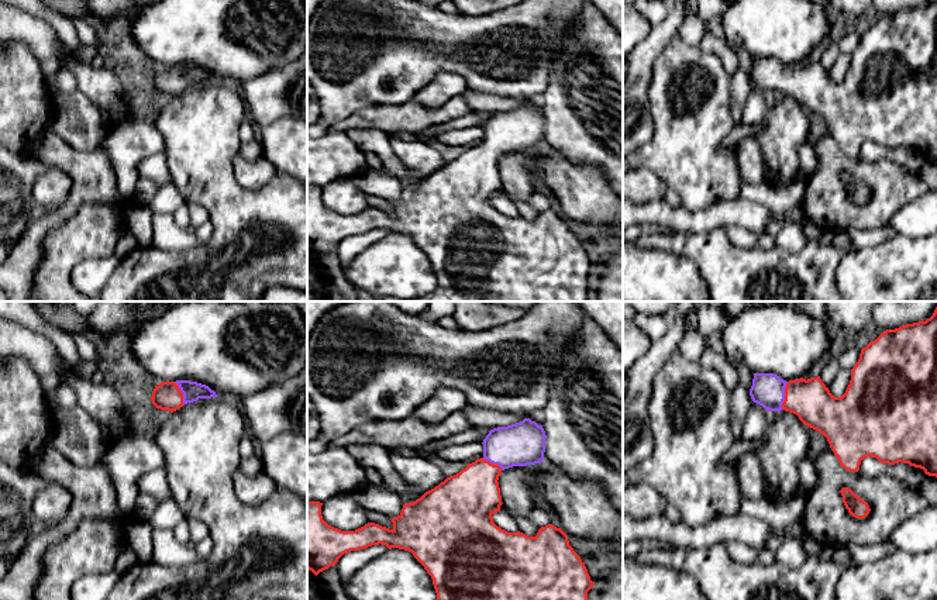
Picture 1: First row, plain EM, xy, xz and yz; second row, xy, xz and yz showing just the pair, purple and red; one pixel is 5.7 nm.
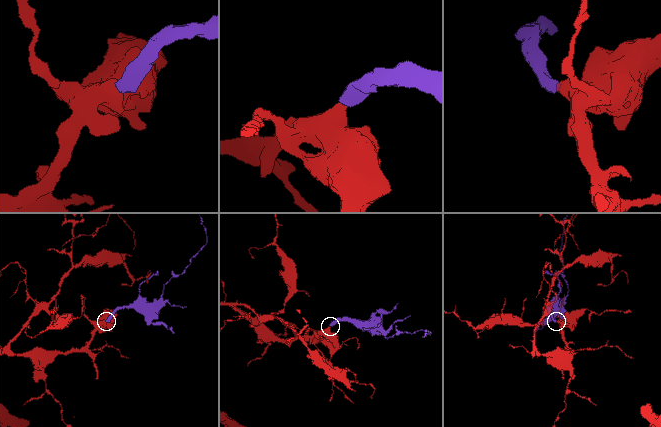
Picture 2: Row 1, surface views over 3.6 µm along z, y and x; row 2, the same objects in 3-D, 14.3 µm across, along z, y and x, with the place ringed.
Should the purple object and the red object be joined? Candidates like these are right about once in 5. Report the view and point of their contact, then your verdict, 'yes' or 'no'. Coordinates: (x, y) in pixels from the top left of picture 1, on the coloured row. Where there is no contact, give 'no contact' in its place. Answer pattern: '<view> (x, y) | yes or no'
yz (784, 396) | yes

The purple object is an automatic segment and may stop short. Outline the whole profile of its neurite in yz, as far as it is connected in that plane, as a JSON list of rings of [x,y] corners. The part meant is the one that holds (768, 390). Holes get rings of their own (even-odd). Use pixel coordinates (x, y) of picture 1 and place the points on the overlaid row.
[[[937,307],[926,321],[886,330],[862,348],[841,397],[834,397],[820,376],[786,382],[774,373],[754,373],[750,396],[765,410],[793,413],[805,425],[823,434],[845,470],[858,472],[861,461],[872,456],[888,465],[909,463],[937,477]]]

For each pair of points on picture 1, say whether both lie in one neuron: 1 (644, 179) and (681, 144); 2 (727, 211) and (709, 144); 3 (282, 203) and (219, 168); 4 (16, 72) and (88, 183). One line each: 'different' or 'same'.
1: different
2: different
3: same
4: different

